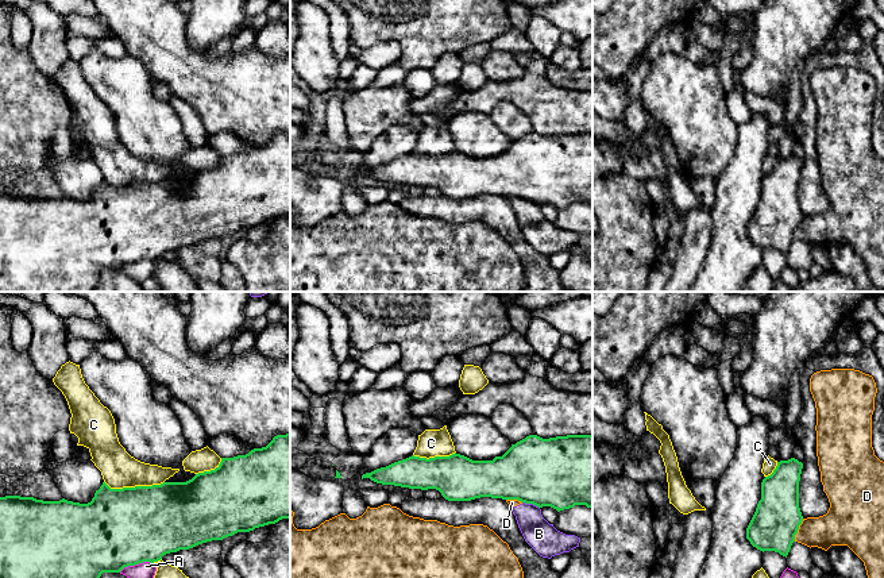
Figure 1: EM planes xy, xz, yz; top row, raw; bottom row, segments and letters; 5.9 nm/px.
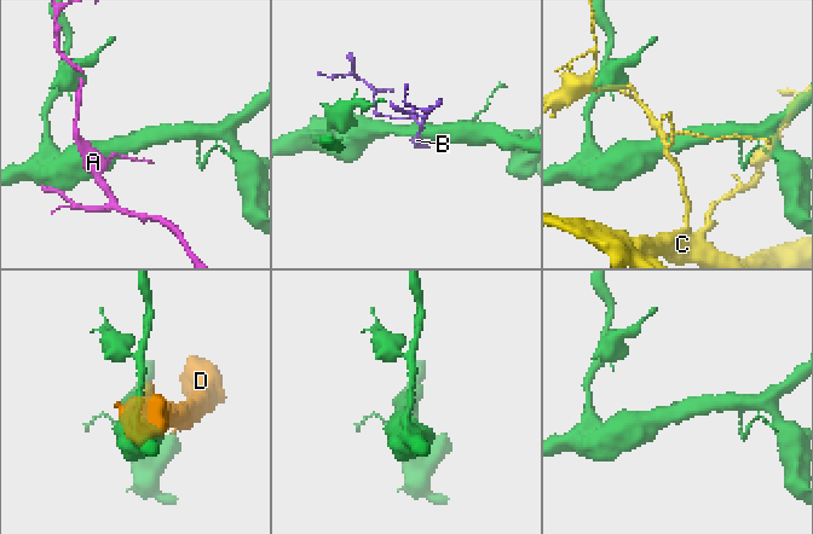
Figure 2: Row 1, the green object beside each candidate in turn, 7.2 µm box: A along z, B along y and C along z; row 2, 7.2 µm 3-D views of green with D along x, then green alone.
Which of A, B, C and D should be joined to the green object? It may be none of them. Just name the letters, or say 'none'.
none

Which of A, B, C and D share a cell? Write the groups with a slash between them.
A / B D / C

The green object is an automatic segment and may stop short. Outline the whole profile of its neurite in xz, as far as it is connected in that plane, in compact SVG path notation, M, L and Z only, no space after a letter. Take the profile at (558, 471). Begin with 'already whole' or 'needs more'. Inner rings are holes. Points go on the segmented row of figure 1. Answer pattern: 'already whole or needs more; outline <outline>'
already whole; outline M529 435L512 444L502 456L495 456L493 461L472 461L456 452L449 456L435 456L429 459L412 455L386 467L366 473L362 475L363 478L370 478L382 485L409 489L436 489L448 501L471 501L480 497L491 497L518 500L538 508L551 506L557 512L574 508L575 505L586 505L592 509L592 436L567 435L543 439L537 435Z

